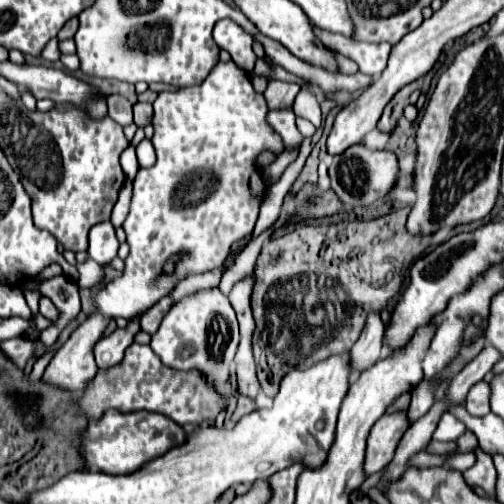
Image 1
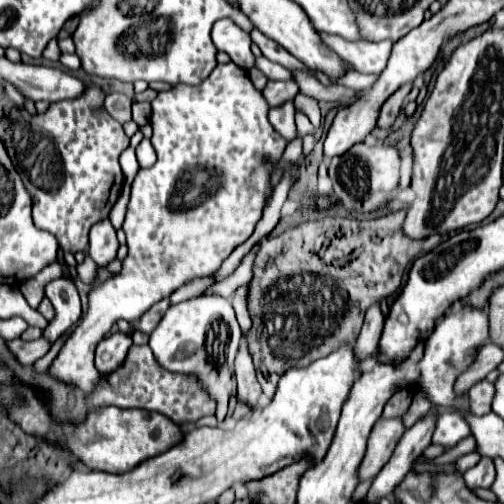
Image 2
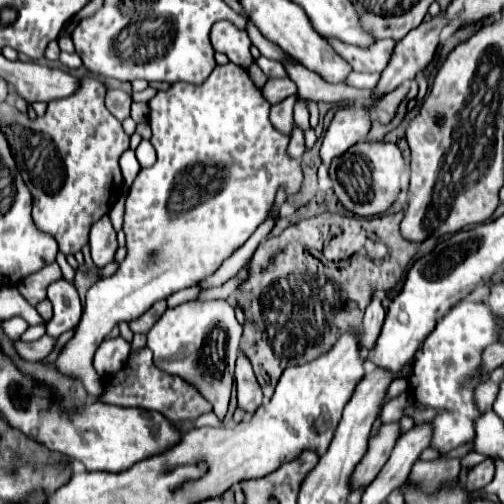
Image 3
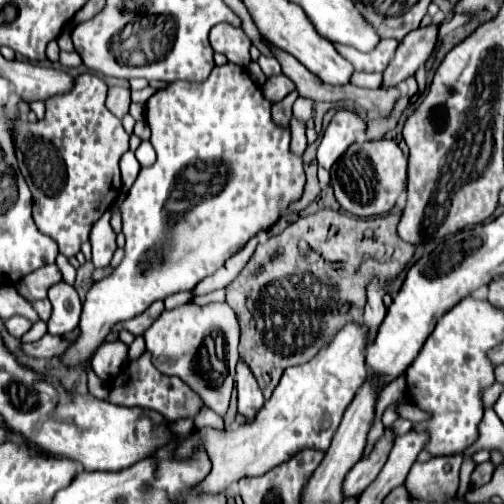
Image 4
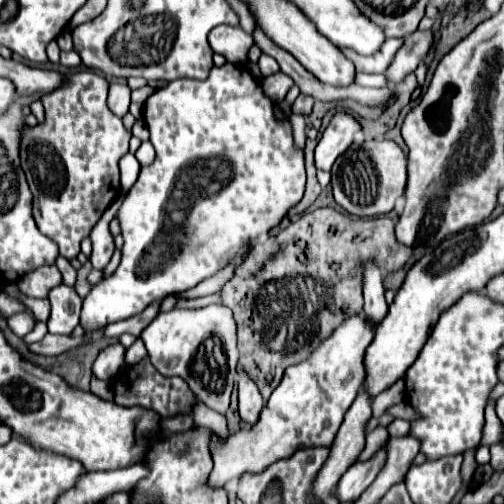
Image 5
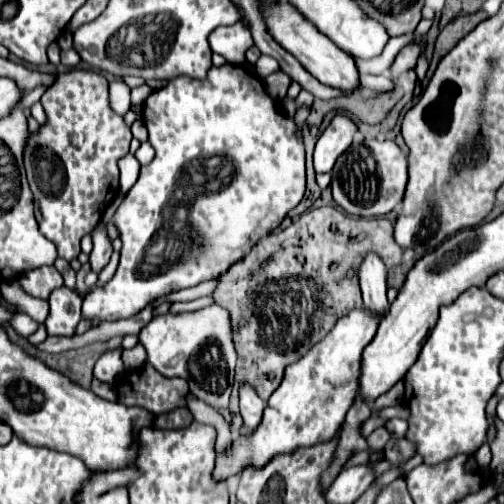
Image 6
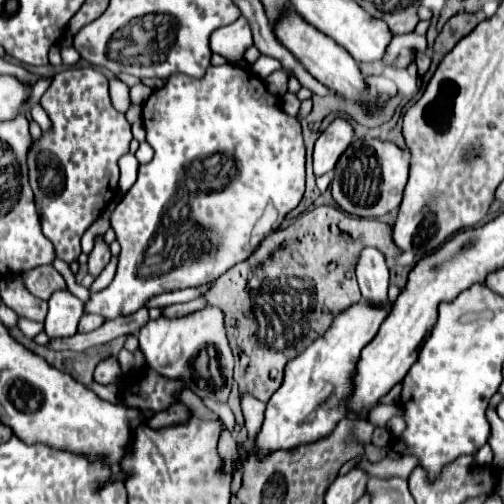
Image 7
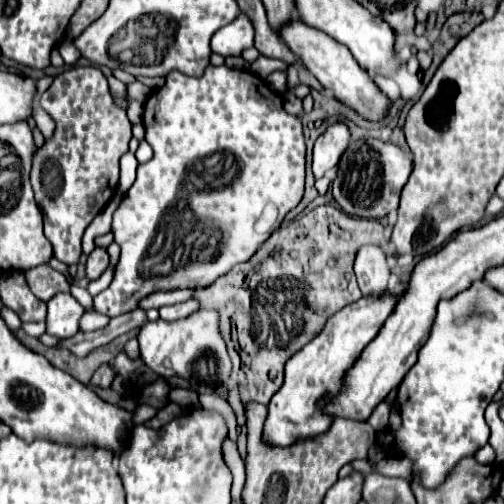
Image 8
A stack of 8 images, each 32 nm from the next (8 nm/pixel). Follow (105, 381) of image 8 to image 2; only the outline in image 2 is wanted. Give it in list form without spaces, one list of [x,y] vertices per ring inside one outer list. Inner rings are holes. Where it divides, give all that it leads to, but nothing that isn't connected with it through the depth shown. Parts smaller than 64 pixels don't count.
[[[112,334],[110,338],[102,340],[96,348],[95,366],[102,376],[108,376],[126,360],[128,348],[132,346],[132,338],[124,334]]]

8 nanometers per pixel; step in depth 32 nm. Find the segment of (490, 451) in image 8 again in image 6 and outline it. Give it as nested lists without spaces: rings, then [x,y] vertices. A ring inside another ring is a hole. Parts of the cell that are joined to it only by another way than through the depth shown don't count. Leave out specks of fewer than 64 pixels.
[[[488,443],[483,444],[474,454],[478,466],[487,467],[490,465],[492,454]]]

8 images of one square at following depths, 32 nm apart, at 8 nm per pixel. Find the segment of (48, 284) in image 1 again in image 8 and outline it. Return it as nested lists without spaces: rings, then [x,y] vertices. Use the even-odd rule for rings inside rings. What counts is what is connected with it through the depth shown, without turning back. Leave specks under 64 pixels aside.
[[[56,294],[48,302],[46,332],[58,338],[72,338],[80,328],[80,318],[84,310],[70,294]]]

